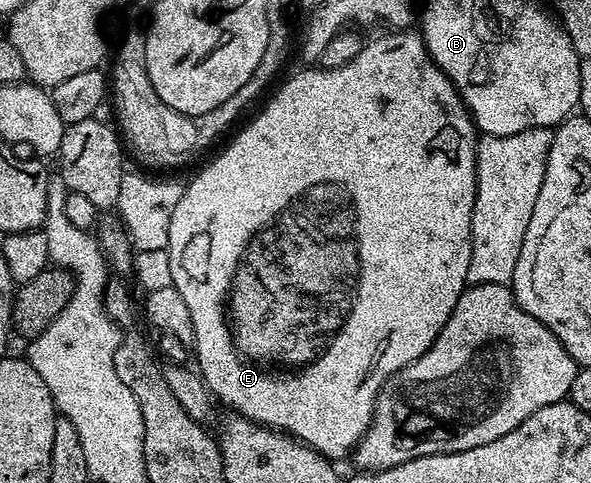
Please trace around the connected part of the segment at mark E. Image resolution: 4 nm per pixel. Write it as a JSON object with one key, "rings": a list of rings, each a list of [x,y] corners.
{"rings":[[[398,28],[393,32],[382,32],[379,38],[374,38],[365,43],[356,57],[348,60],[340,68],[323,70],[321,68],[302,68],[299,74],[294,74],[274,95],[270,98],[270,103],[235,136],[230,142],[227,150],[222,150],[190,183],[186,182],[183,195],[180,196],[179,203],[176,204],[175,211],[171,214],[171,223],[168,224],[168,242],[165,250],[170,253],[170,263],[172,264],[172,280],[176,292],[184,296],[184,304],[188,304],[188,312],[192,316],[192,328],[194,329],[194,341],[192,350],[198,353],[198,364],[196,370],[206,383],[207,389],[219,403],[223,402],[226,406],[231,406],[235,415],[251,418],[253,422],[260,426],[268,426],[271,430],[281,430],[283,434],[291,434],[293,438],[299,438],[308,446],[313,446],[319,450],[324,457],[331,460],[339,460],[351,453],[359,439],[366,434],[367,427],[373,421],[374,403],[378,399],[378,387],[386,381],[392,374],[398,374],[405,366],[412,364],[420,356],[432,348],[436,336],[440,336],[440,328],[448,324],[452,312],[458,303],[458,297],[466,289],[468,283],[468,264],[472,260],[472,208],[476,200],[476,152],[478,151],[478,138],[476,137],[476,127],[473,118],[470,117],[466,105],[463,104],[461,96],[456,87],[450,83],[448,76],[434,61],[426,51],[426,45],[421,33],[415,32],[410,28]]]}

